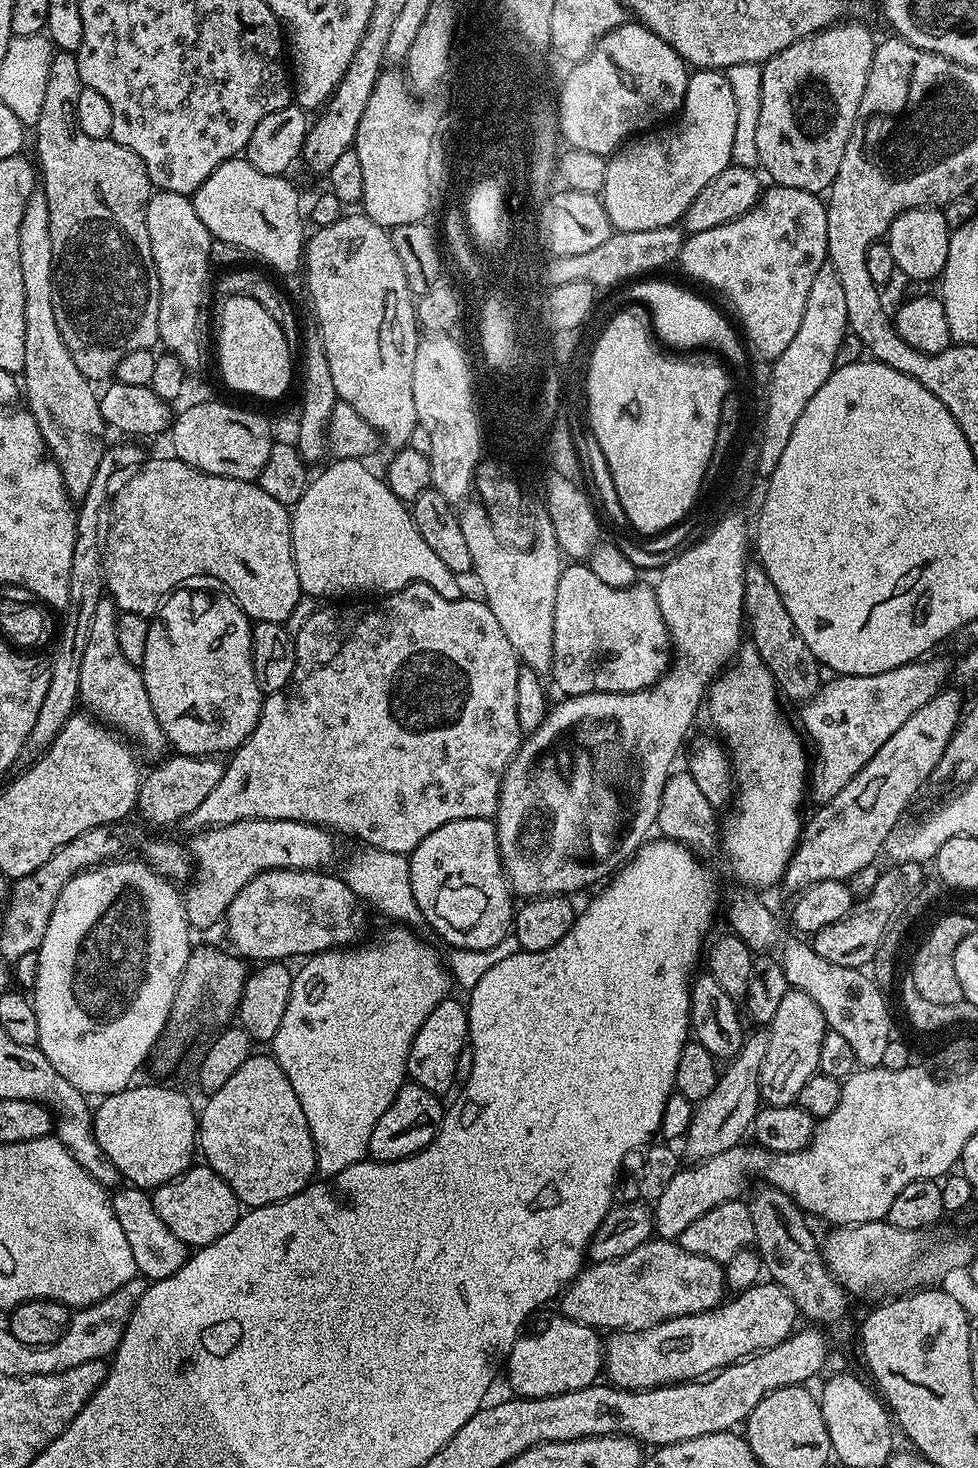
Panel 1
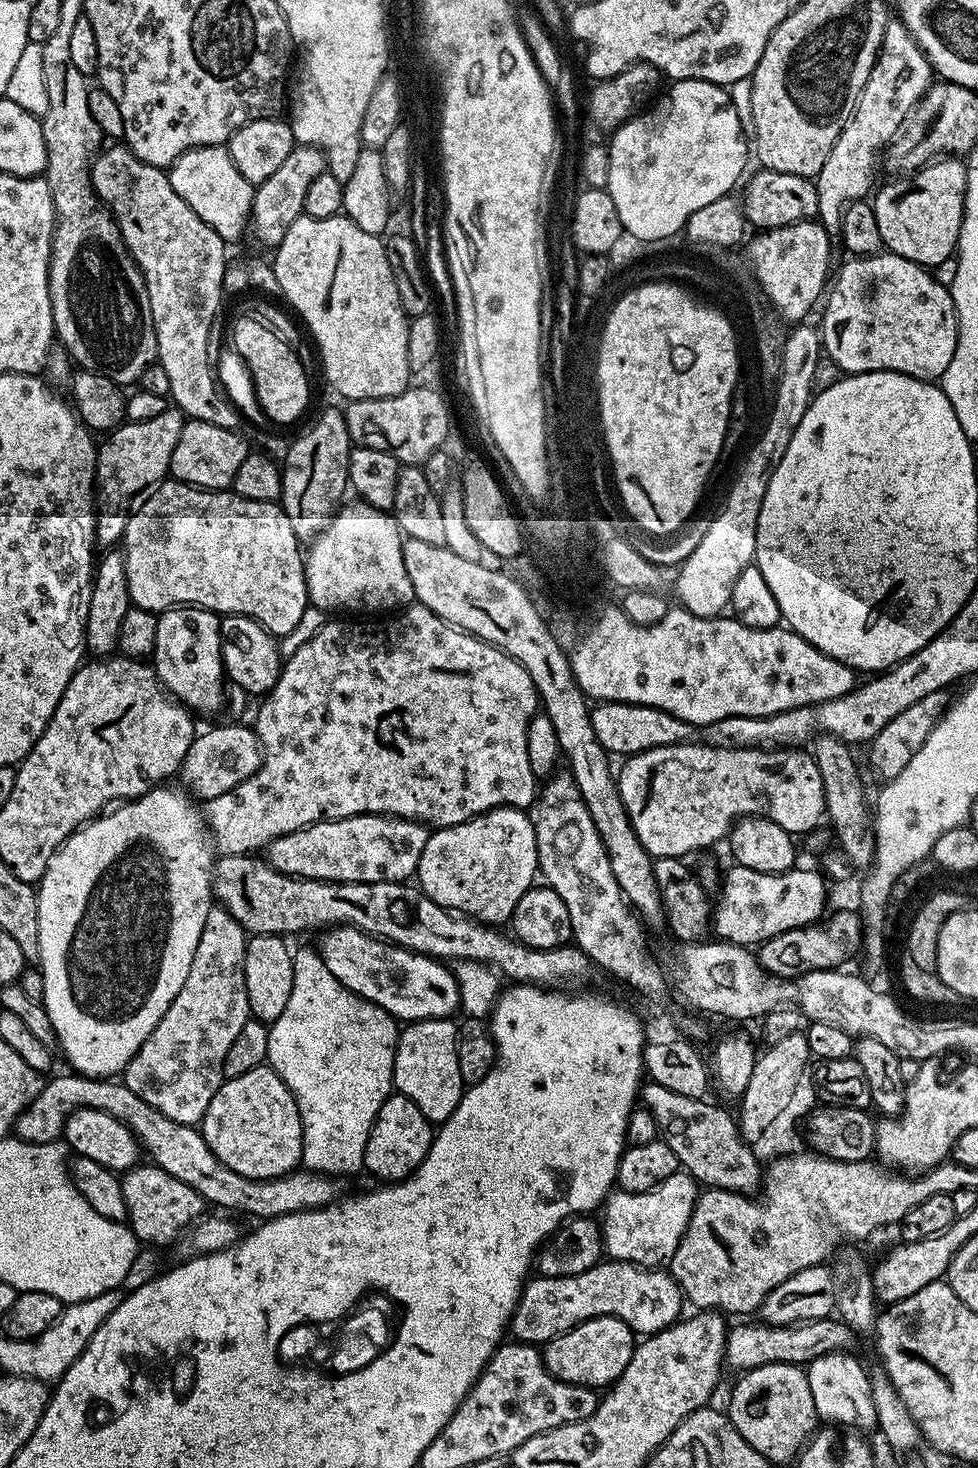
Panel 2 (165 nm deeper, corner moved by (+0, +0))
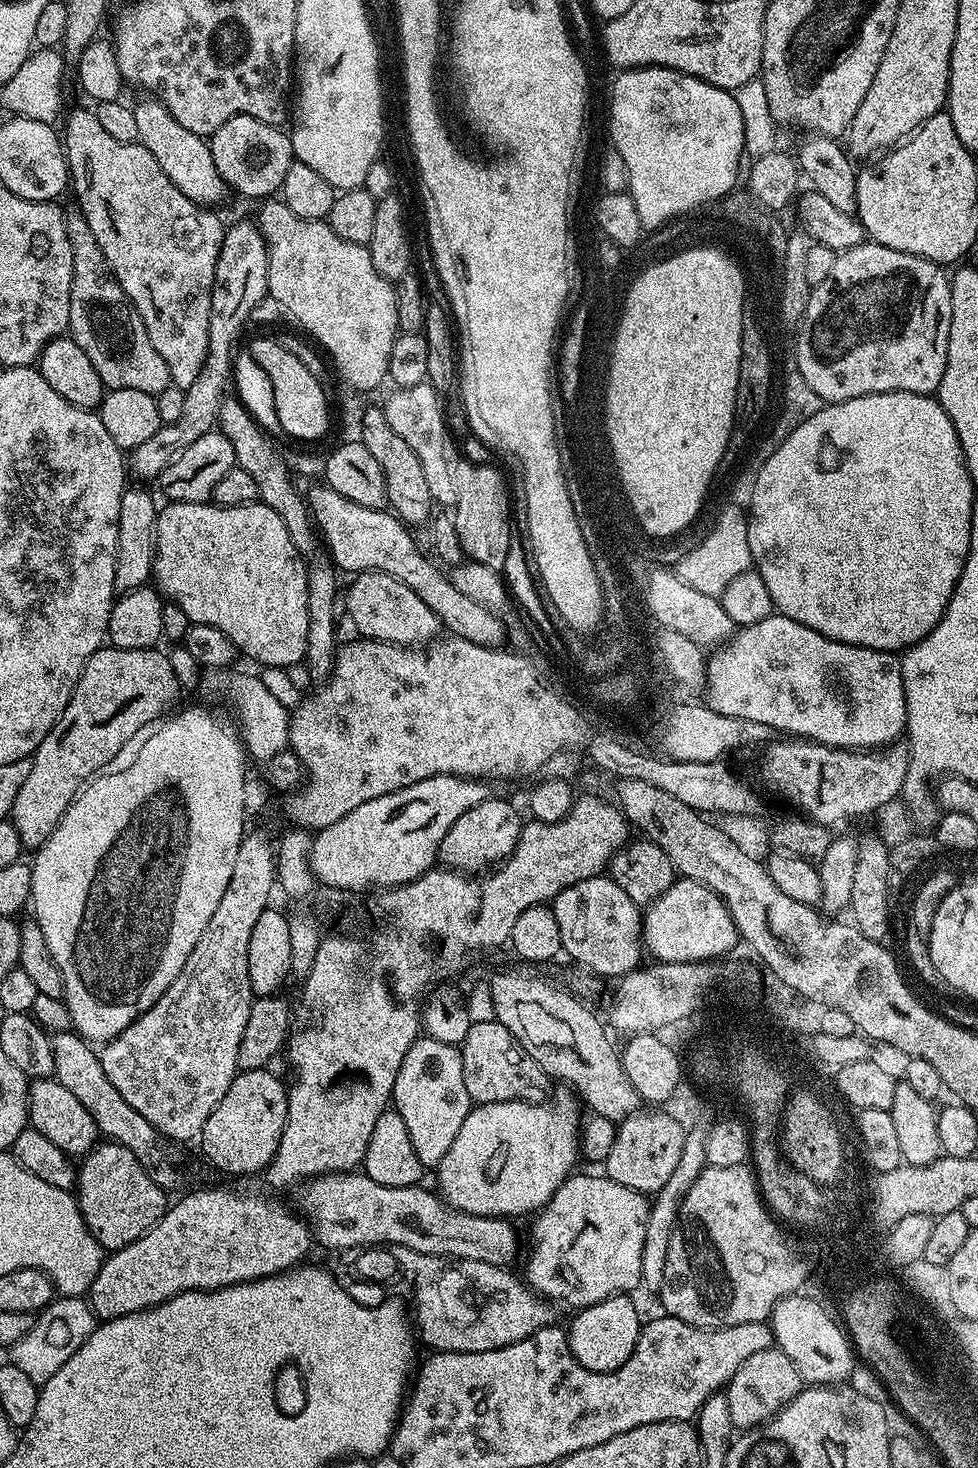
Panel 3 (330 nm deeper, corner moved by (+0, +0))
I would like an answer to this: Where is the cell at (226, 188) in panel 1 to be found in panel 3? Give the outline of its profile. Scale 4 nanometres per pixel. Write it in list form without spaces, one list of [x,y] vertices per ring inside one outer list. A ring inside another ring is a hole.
[[[144,98],[148,100],[135,101],[134,119],[138,121],[138,134],[140,135],[139,143],[144,145],[150,154],[162,166],[162,170],[190,198],[194,203],[201,206],[216,206],[220,199],[226,193],[224,179],[220,177],[218,166],[214,164],[214,154],[210,147],[209,141],[203,136],[194,134],[182,126],[166,110],[166,106],[161,100],[155,98]]]

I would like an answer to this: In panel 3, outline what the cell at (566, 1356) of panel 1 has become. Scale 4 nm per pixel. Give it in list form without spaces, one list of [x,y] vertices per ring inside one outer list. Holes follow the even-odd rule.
[[[628,1294],[611,1296],[589,1308],[581,1308],[575,1313],[572,1325],[567,1325],[568,1345],[578,1358],[578,1362],[586,1370],[595,1372],[613,1372],[621,1368],[634,1354],[636,1343],[640,1337],[642,1319],[636,1309],[633,1297]]]

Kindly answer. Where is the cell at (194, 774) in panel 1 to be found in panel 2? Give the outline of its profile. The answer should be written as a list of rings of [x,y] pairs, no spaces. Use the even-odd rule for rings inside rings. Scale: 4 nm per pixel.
[[[227,722],[224,726],[216,726],[204,733],[199,733],[192,740],[190,750],[187,751],[187,756],[184,759],[183,766],[180,767],[178,773],[179,779],[182,778],[183,787],[197,799],[207,802],[213,800],[221,794],[226,794],[228,790],[232,790],[234,786],[240,785],[258,770],[263,760],[263,752],[260,746],[260,740],[256,736],[253,727],[244,726],[242,722]]]

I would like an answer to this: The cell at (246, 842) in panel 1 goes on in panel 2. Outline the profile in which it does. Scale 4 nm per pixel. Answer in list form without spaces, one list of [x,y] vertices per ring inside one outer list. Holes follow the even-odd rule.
[[[360,815],[341,820],[319,820],[316,824],[294,830],[270,842],[266,849],[266,859],[282,874],[301,876],[307,880],[330,880],[333,884],[373,884],[380,881],[401,883],[415,875],[429,835],[429,829],[423,823],[396,817]]]

